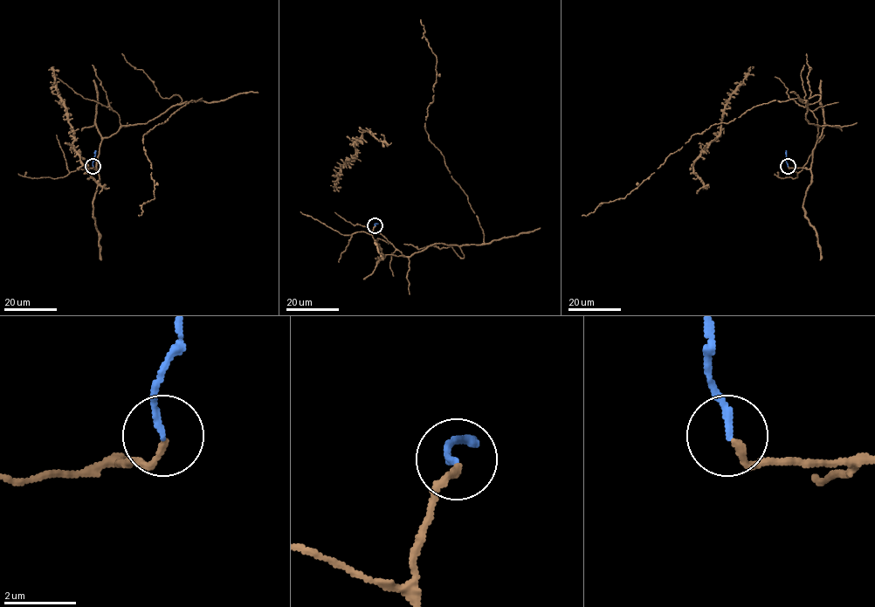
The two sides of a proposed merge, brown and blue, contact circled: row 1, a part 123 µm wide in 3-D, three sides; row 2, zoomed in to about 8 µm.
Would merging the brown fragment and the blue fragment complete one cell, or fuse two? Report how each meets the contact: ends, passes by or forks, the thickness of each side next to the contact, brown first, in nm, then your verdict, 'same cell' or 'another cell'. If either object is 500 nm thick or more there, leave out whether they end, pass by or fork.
brown ends | blue ends | 170/180 nm | same cell

